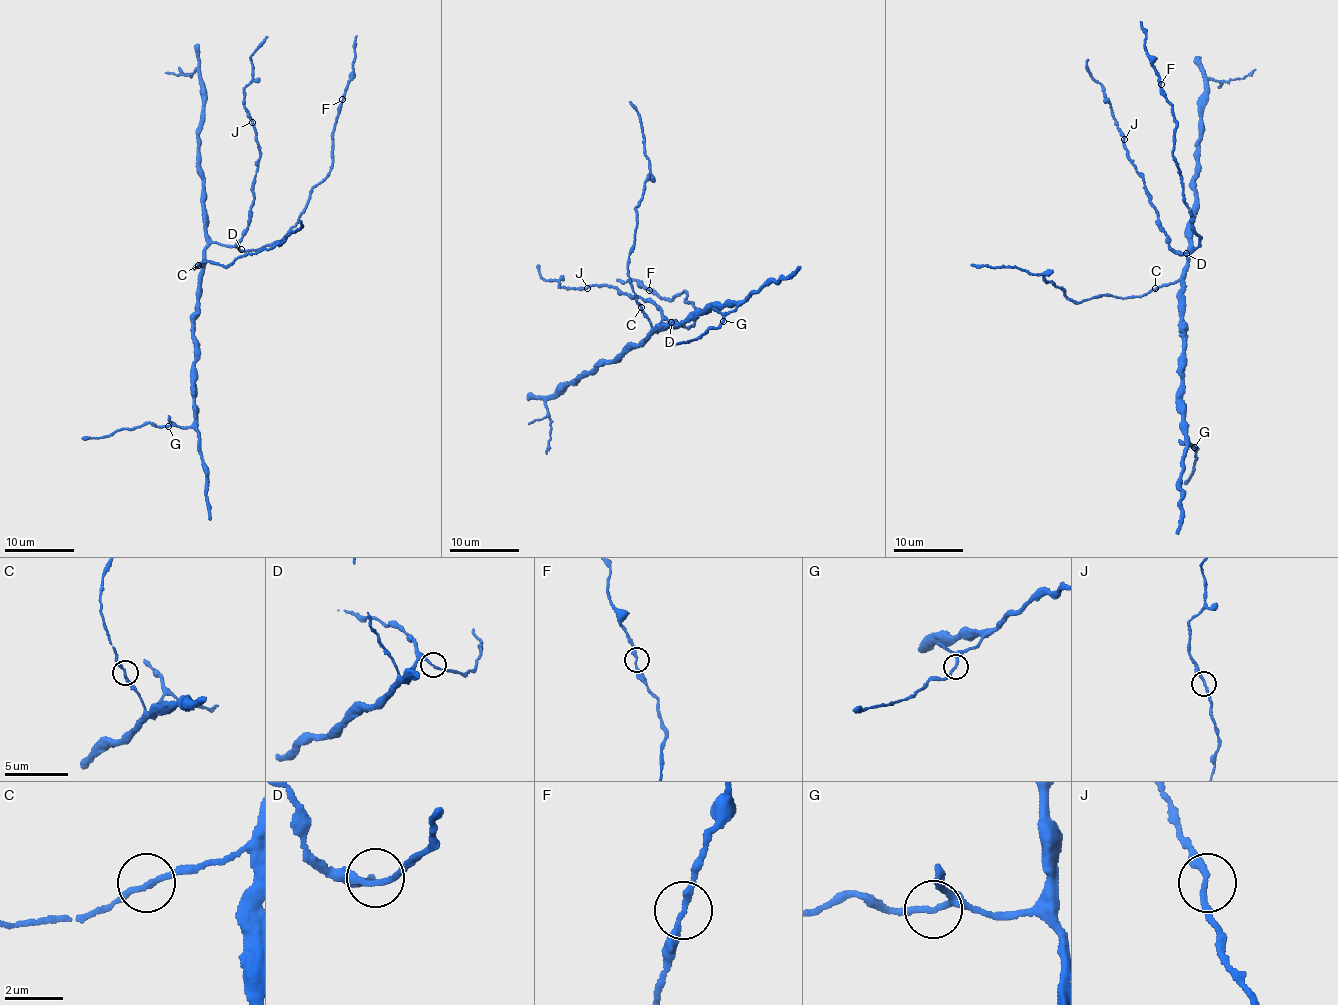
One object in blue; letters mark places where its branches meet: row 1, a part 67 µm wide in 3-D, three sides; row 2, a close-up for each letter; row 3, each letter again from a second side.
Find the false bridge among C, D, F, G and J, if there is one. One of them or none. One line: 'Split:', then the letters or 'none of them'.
Split: none of them

